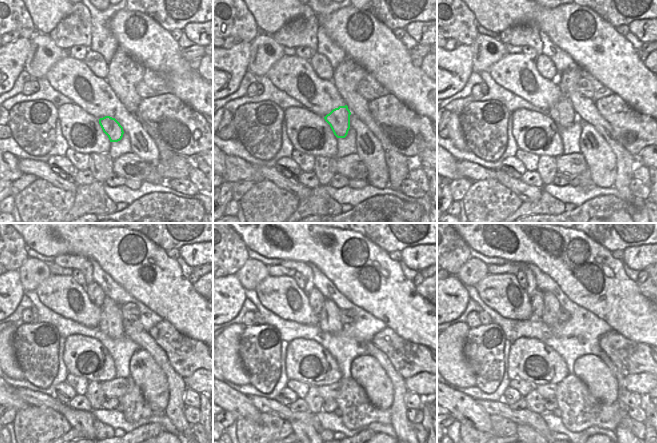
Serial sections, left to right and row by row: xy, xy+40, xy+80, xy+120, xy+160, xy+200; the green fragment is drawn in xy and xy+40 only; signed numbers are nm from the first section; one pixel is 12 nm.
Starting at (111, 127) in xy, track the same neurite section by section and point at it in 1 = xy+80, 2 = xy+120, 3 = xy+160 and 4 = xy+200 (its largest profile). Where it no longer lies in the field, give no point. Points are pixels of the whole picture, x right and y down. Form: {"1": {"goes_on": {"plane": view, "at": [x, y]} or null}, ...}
{"1": {"goes_on": {"plane": "xy+80", "at": [562, 113]}}, "2": {"goes_on": {"plane": "xy+120", "at": [111, 322]}}, "3": {"goes_on": {"plane": "xy+160", "at": [329, 317]}}, "4": {"goes_on": {"plane": "xy+200", "at": [551, 307]}}}

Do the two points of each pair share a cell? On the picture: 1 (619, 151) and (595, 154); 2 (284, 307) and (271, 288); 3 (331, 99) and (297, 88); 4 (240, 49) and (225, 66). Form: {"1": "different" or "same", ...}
{"1": "different", "2": "same", "3": "same", "4": "same"}

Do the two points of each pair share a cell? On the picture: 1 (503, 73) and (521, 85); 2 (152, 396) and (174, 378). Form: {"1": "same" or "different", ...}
{"1": "same", "2": "different"}

